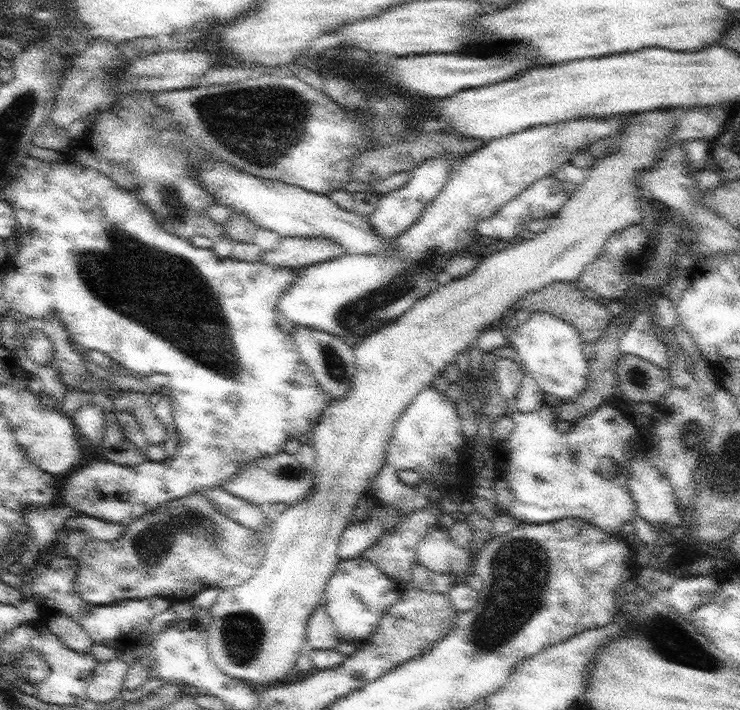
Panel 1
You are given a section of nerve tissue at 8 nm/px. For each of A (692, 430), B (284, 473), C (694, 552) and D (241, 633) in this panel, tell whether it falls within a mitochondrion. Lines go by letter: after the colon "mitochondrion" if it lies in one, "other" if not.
A: mitochondrion
B: mitochondrion
C: mitochondrion
D: mitochondrion

